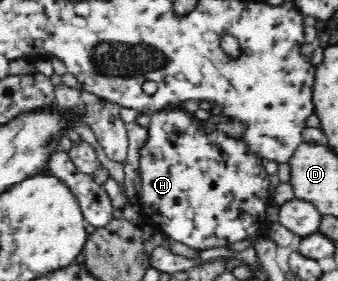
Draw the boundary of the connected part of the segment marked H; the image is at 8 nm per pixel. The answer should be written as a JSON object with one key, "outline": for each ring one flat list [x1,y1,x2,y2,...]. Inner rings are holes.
{"outline":[[179,107,158,111,151,115,148,138,140,151,141,191,137,203,142,216,165,236,198,251,245,241,270,225,267,215,270,180,261,162,247,153,243,140,210,128]]}

